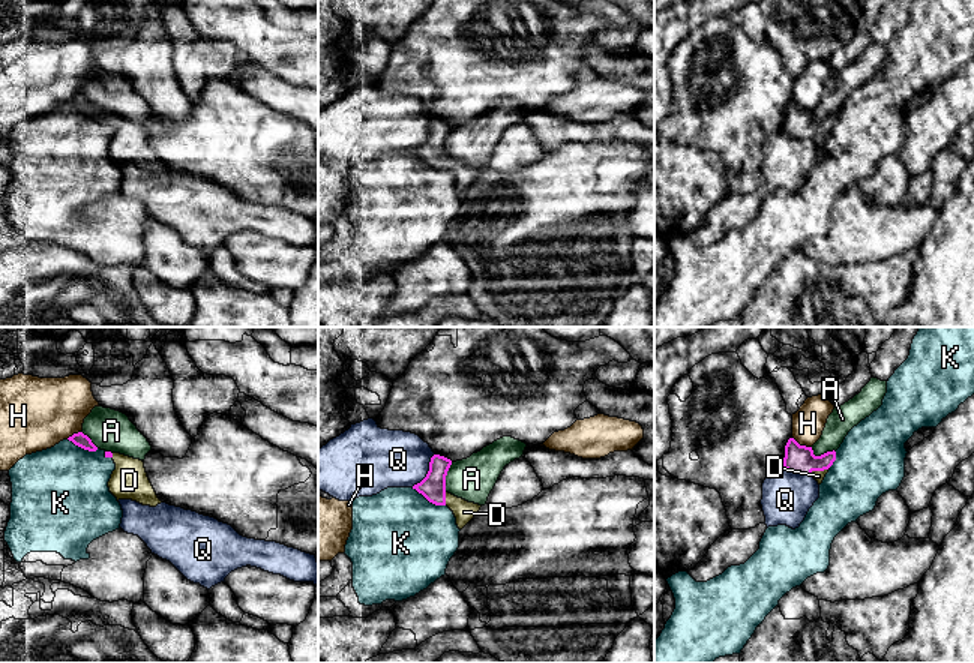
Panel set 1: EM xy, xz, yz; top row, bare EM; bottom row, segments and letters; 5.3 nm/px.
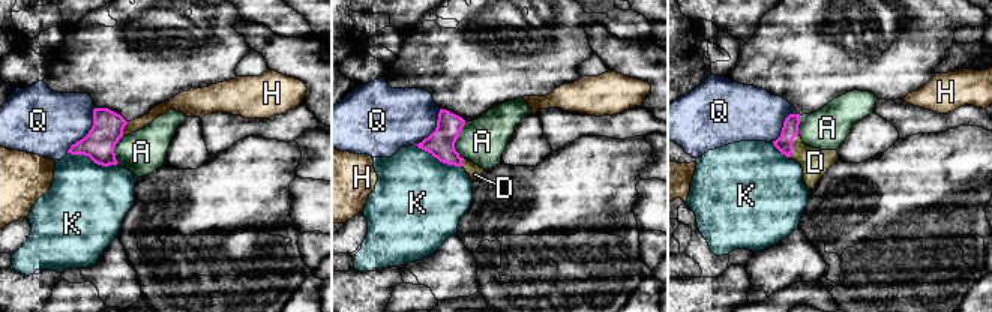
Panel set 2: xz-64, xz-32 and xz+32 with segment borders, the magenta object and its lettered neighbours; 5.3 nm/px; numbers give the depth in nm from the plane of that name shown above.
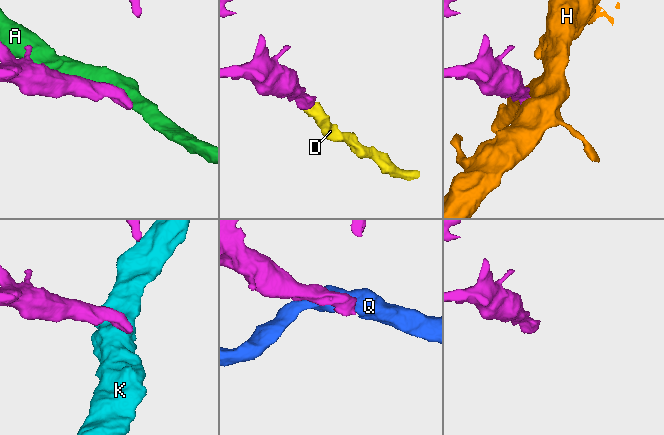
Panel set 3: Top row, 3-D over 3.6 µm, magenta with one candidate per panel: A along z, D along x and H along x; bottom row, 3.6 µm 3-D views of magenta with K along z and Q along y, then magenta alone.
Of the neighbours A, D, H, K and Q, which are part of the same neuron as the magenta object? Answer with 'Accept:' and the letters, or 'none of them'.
Accept: D

